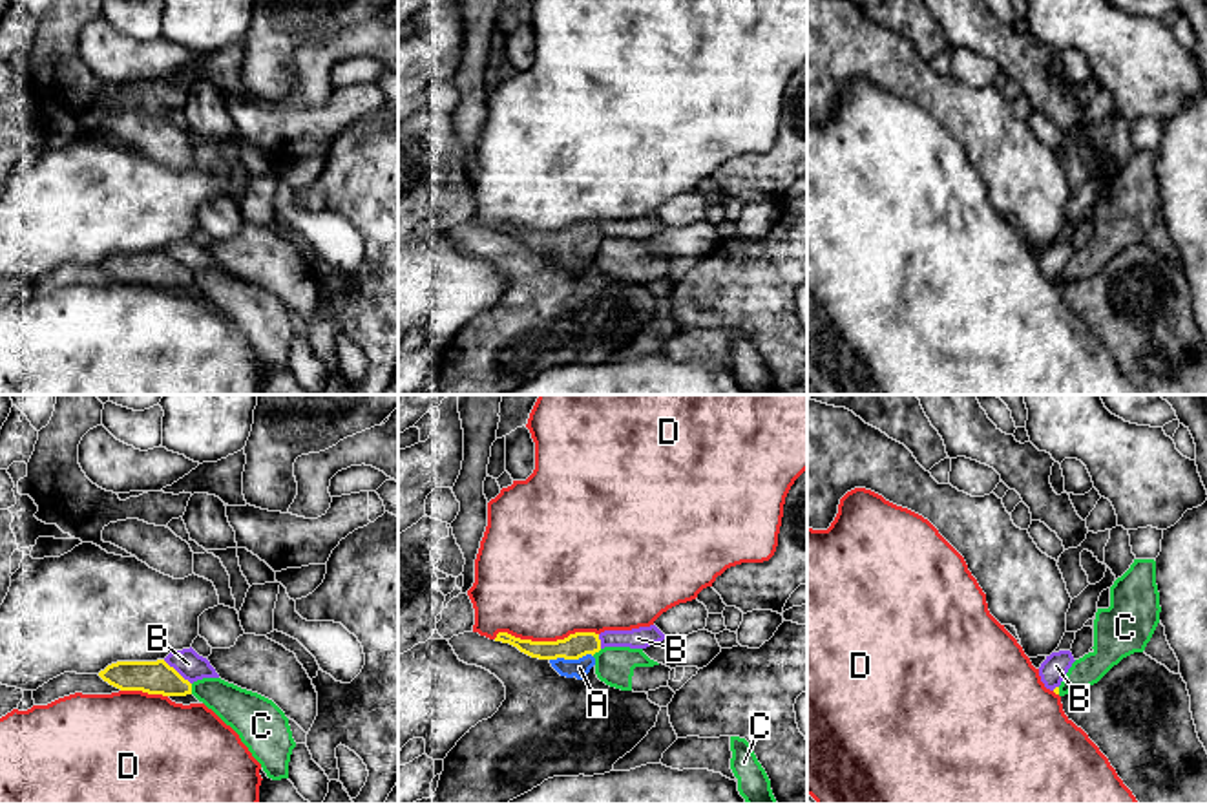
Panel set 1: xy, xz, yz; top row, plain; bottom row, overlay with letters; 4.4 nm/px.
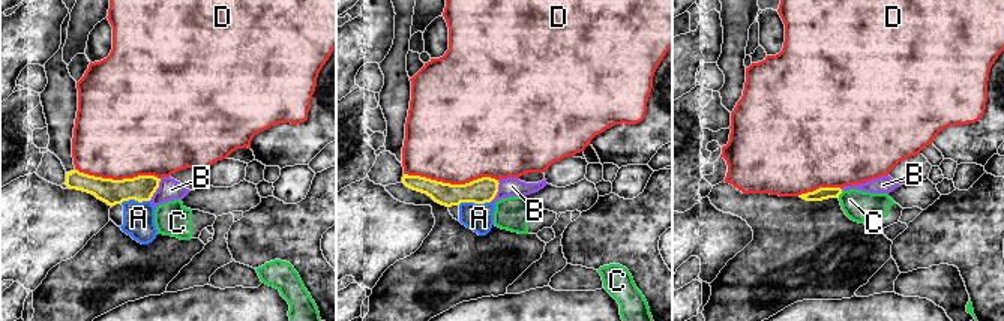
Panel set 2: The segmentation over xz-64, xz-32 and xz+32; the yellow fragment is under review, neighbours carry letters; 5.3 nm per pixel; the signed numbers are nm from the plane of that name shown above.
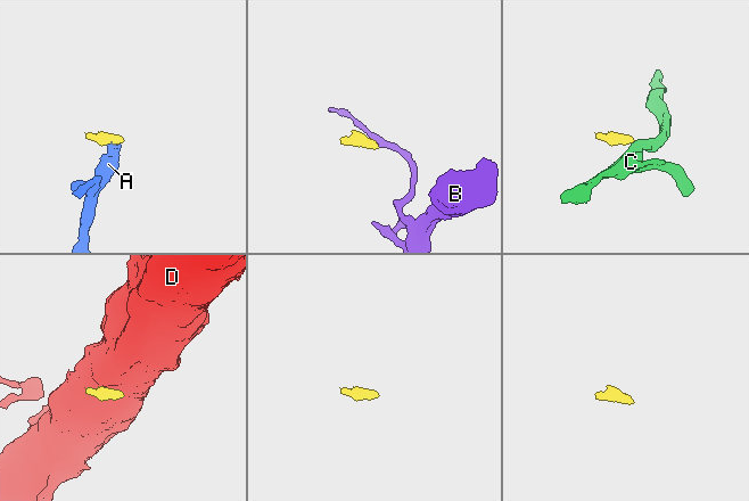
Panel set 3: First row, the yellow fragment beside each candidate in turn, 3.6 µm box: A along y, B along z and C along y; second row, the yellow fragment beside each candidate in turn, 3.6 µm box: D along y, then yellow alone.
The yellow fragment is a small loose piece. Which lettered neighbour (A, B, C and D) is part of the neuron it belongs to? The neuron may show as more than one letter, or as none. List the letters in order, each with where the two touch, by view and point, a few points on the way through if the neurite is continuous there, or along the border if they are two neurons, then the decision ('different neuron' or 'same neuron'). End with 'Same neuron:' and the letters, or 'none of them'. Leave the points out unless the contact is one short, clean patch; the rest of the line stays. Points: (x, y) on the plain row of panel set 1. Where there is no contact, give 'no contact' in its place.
A: meets yellow in xz at (570, 249); runs through xz (576, 236), (570, 249), (579, 258); same neuron
B: meets yellow in xy at (176, 262); border along xy (163, 251), (190, 275); different neuron
C: meets yellow in xy at (190, 280); border along xy (190, 275), (192, 284); different neuron
D: meets yellow in xz at (545, 232); different neuron
Same neuron: A

